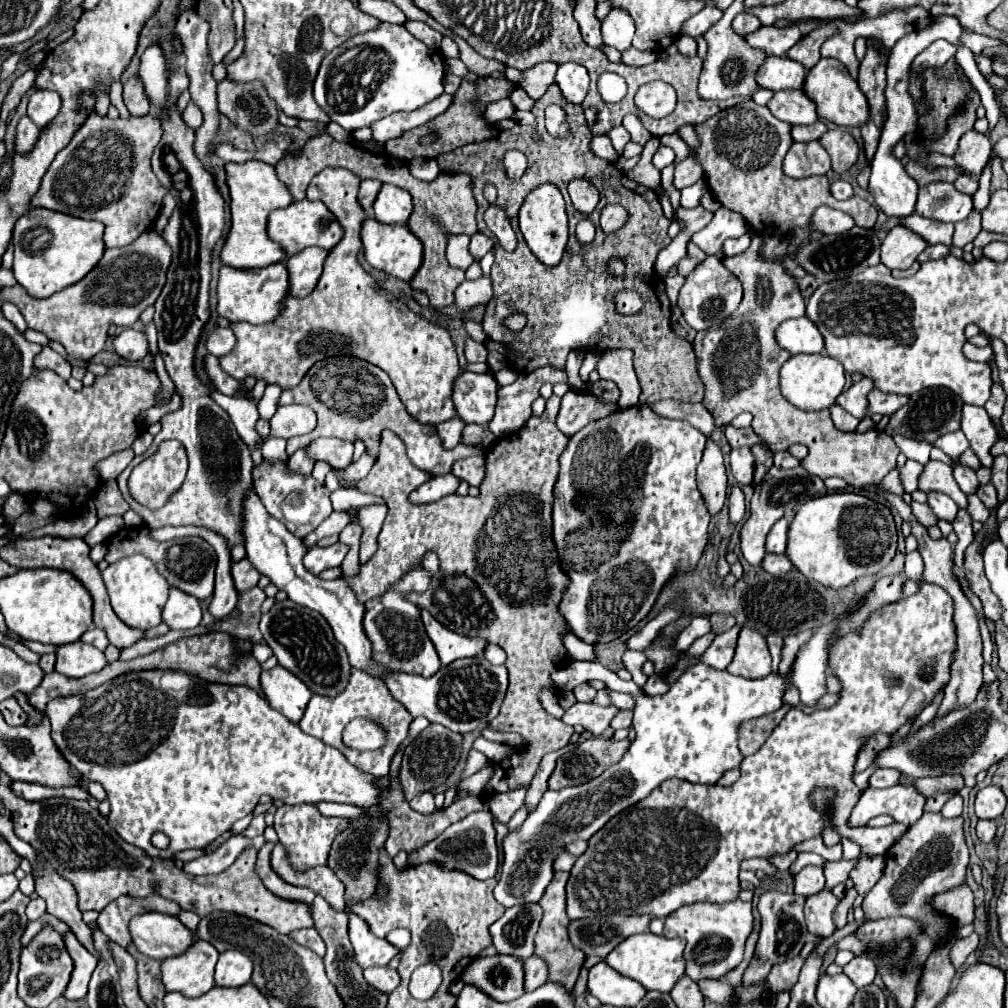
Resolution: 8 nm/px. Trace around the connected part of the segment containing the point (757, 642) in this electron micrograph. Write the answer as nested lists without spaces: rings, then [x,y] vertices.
[[[741,628],[737,652],[727,672],[743,678],[763,678],[771,674],[771,654],[765,638],[753,628]]]

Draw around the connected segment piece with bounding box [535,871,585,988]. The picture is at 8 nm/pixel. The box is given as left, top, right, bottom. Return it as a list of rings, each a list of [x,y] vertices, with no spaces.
[[[555,872],[555,878],[551,880],[549,888],[545,890],[543,898],[539,904],[543,904],[543,920],[541,920],[541,928],[535,936],[535,954],[541,956],[547,966],[549,966],[549,980],[561,982],[565,988],[573,988],[579,976],[579,970],[585,962],[583,952],[579,952],[579,948],[575,948],[567,936],[567,924],[569,918],[566,914],[566,884],[569,880],[569,872]]]

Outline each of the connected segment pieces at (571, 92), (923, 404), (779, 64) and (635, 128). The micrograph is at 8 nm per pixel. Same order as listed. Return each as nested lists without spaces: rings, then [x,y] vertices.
[[[567,62],[563,66],[557,68],[557,76],[555,76],[557,86],[561,88],[563,96],[567,102],[573,104],[583,104],[587,92],[589,92],[589,74],[583,66]]]
[[[925,388],[917,394],[913,394],[909,404],[899,408],[891,416],[885,432],[889,436],[903,434],[903,436],[935,442],[939,436],[943,436],[947,432],[955,432],[961,428],[961,408],[963,408],[963,400],[959,400],[959,396],[955,396],[949,388],[947,388],[947,394],[945,394],[945,388]]]
[[[769,56],[757,72],[759,86],[767,90],[785,90],[785,88],[803,88],[807,70],[787,56]]]
[[[627,114],[623,118],[623,126],[629,132],[629,136],[631,136],[633,142],[647,144],[647,140],[651,140],[651,134],[647,132],[647,128],[643,128],[643,124],[641,124],[641,120],[639,120],[637,114]]]

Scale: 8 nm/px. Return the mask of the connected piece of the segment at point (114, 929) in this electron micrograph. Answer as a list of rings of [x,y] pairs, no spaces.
[[[151,894],[149,898],[131,898],[131,896],[121,896],[113,900],[97,918],[99,930],[107,932],[107,936],[119,944],[121,948],[127,948],[131,944],[131,934],[129,934],[129,922],[133,916],[139,916],[143,912],[163,912],[177,916],[181,912],[179,904],[161,898],[159,894]]]

